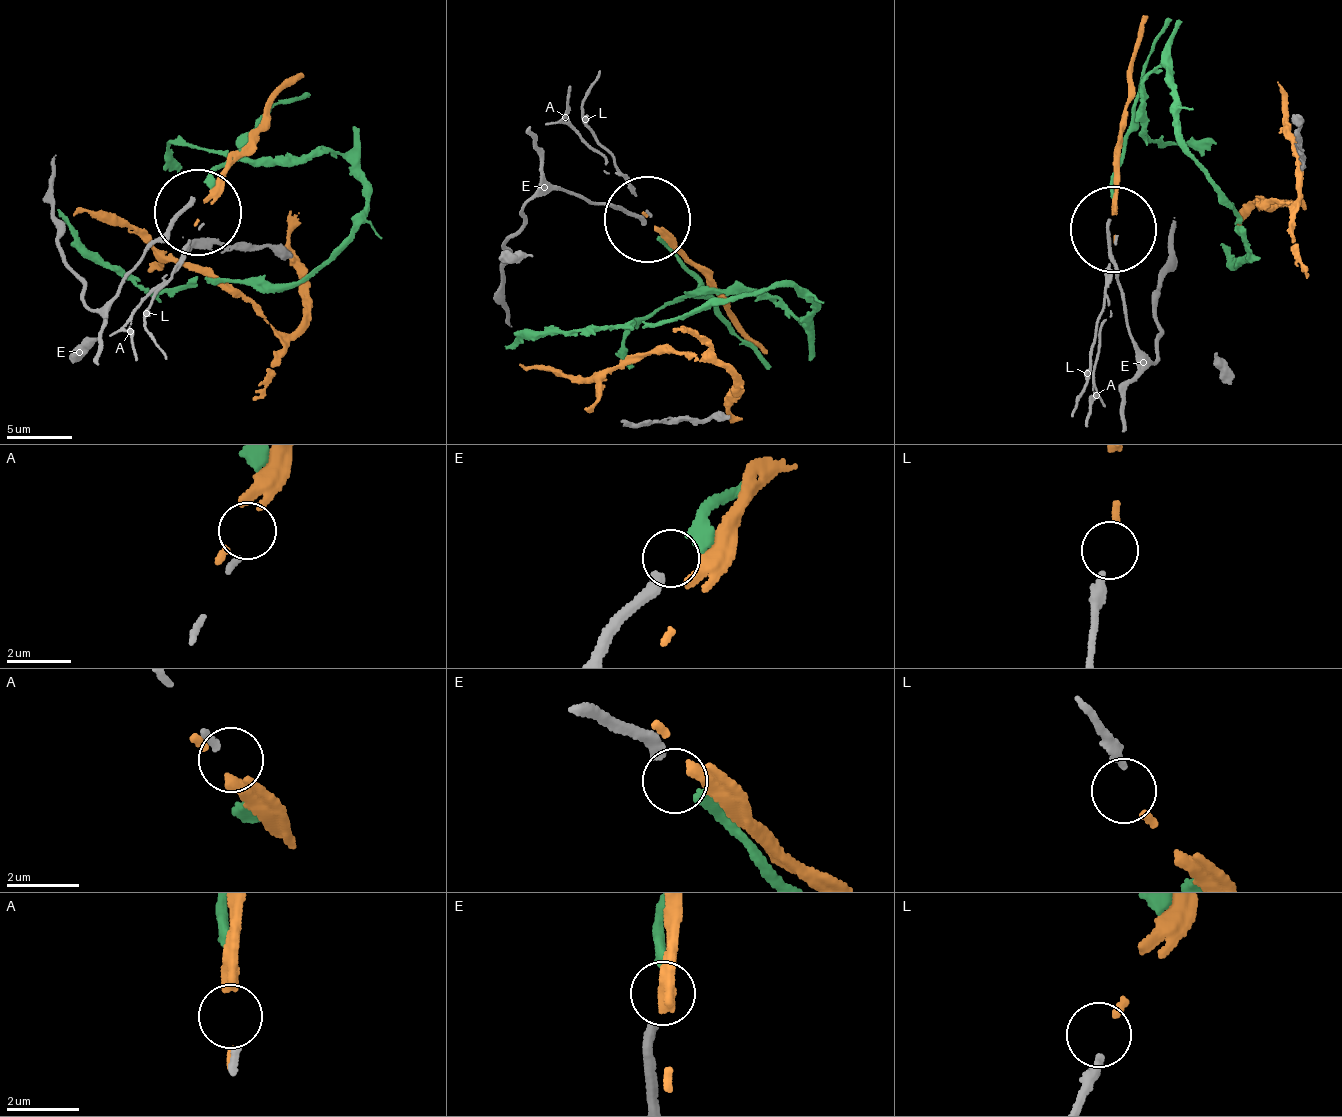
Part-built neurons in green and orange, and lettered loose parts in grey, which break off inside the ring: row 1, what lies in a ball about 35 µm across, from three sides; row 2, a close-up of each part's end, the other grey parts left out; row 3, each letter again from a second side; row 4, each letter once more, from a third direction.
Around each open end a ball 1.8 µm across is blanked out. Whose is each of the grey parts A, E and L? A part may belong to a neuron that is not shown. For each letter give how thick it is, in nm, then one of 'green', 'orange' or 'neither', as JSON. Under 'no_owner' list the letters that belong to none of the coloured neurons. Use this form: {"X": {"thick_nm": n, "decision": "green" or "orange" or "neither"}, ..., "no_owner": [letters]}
{"A": {"thick_nm": 180, "decision": "neither"}, "E": {"thick_nm": 320, "decision": "green"}, "L": {"thick_nm": 240, "decision": "orange"}, "no_owner": ["A"]}

